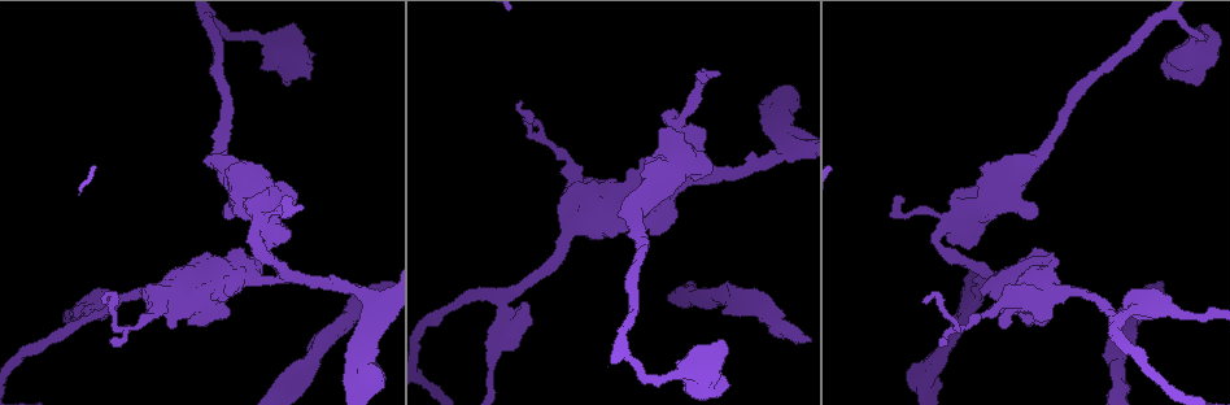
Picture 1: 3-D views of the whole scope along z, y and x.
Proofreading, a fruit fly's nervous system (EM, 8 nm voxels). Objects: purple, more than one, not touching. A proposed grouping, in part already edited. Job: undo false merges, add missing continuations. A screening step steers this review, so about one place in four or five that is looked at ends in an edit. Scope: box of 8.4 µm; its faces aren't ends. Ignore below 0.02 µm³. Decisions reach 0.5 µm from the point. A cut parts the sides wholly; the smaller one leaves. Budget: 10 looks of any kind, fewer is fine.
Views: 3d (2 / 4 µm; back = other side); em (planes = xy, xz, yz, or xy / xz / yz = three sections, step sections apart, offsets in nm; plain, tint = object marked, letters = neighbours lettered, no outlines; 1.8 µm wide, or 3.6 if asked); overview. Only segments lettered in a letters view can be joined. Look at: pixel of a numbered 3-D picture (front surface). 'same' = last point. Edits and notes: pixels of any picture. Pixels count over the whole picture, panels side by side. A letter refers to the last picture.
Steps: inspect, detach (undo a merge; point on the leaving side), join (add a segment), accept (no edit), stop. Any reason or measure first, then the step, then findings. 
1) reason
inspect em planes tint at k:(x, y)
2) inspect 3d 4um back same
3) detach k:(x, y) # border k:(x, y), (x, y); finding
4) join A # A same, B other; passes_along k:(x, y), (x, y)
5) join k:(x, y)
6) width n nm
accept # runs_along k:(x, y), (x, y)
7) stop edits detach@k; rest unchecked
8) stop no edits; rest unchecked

calibre changes
inspect em planes letters at 1:(153, 317)

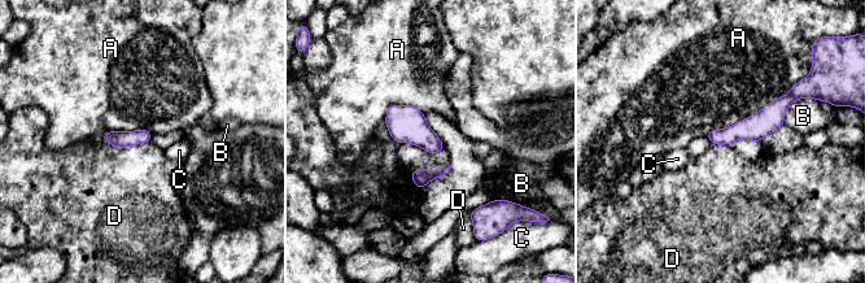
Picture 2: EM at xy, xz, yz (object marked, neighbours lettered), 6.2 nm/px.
accept # A other, B other, C other, D other; all the same cell

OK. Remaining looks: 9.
end of a long branch
inspect em xy step 4 letters at 1:(897, 196)

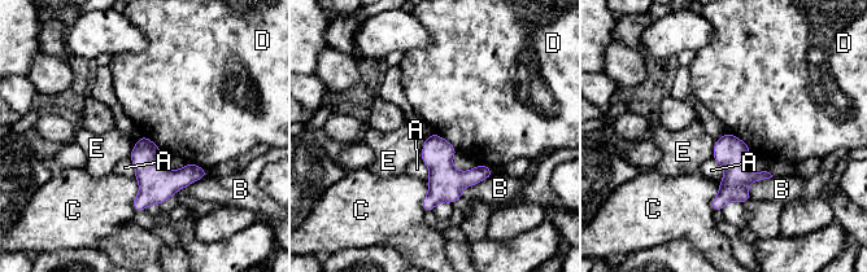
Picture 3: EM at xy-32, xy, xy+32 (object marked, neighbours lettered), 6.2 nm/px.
another direction
inspect em planes letters same

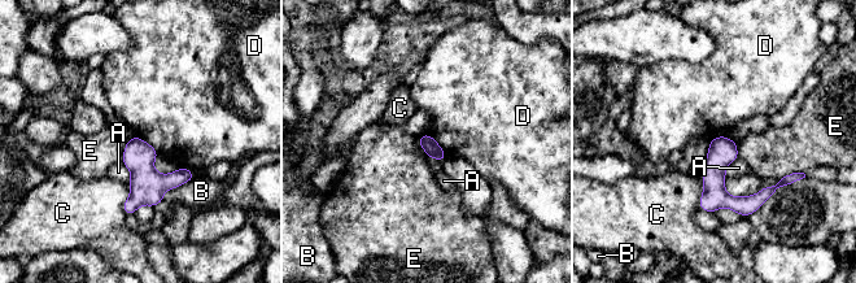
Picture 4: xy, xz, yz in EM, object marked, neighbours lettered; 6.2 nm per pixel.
width 100 nm
accept # A other, B other, C other, D other, E other; border 4:(134, 135), (144, 139), (158, 153); no lettered segment goes on from it

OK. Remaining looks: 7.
side arm on a straight run
inspect 3d 2um at 1:(692, 183)

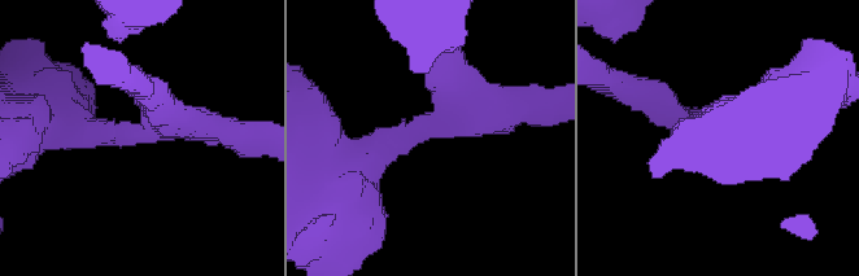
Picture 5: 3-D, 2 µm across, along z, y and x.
arms 3; arm_widths 220, 220, 460 nm
inspect em planes letters at 5:(428, 128)

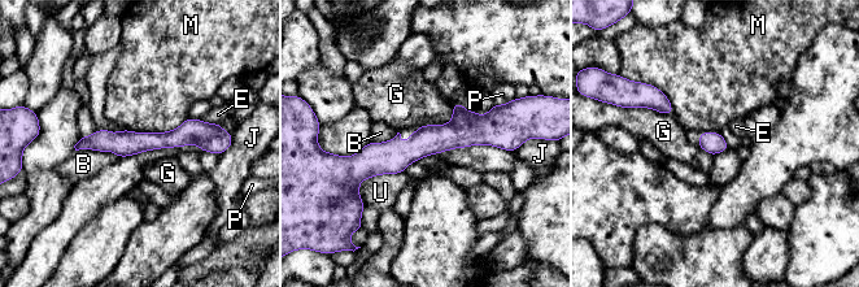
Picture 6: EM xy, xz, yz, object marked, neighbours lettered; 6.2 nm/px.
longest_contact M 380 nm
accept # B other, E other, G other, J other, M other, P other, U other; border 6:(452, 104), (448, 122), (426, 125); continuous, no second cell

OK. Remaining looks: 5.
thick turns thin
inspect 3d 4um at 1:(785, 333)

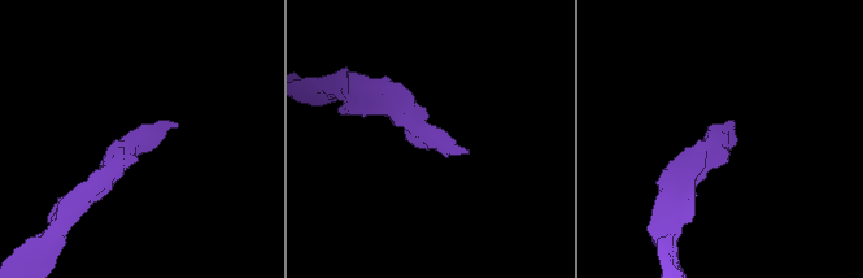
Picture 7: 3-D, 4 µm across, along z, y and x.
inspect em xy step 8 tint at 7:(435, 137)

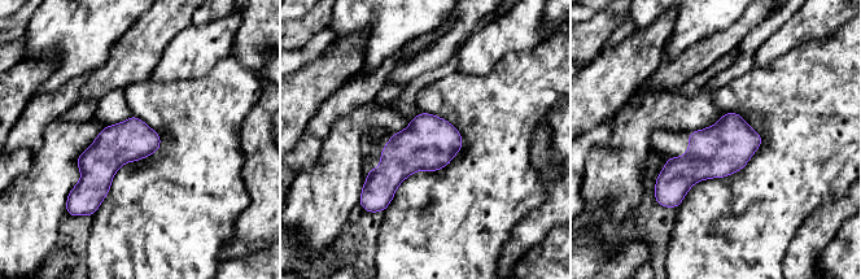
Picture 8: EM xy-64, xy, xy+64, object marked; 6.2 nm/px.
inspect em planes letters same

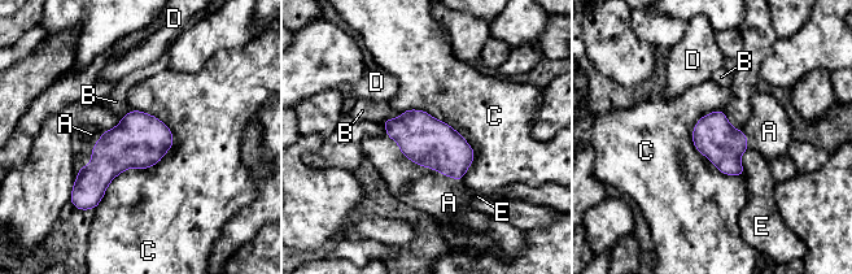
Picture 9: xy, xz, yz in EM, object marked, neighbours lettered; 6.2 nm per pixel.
join A # A same, B other, C other, D other, E other; passes_along 9:(427, 142), (420, 165), (442, 198); the cell continues

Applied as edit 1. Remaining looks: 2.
stop edits join@9; rest unchecked

